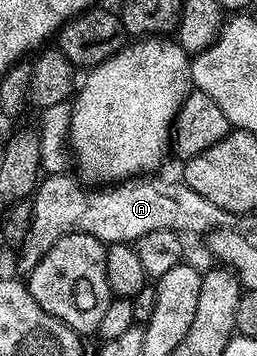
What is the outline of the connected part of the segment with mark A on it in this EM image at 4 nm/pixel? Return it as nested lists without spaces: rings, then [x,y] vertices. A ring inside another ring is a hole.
[[[72,172],[63,174],[49,174],[41,177],[30,201],[32,203],[32,219],[30,220],[30,228],[26,232],[26,236],[20,242],[18,253],[20,255],[16,258],[17,275],[27,276],[32,273],[34,268],[38,268],[38,260],[42,260],[42,256],[46,256],[46,252],[50,252],[50,248],[54,248],[54,244],[58,244],[58,240],[62,240],[62,236],[67,234],[89,234],[94,236],[100,242],[111,244],[113,242],[126,242],[129,244],[135,243],[136,239],[146,236],[146,232],[158,232],[159,230],[175,230],[181,236],[189,236],[188,234],[204,234],[204,236],[211,235],[217,228],[232,228],[237,225],[238,218],[235,214],[227,214],[222,208],[218,208],[218,204],[210,204],[210,200],[206,200],[203,196],[198,196],[198,192],[194,192],[194,188],[185,186],[183,181],[176,180],[176,182],[163,182],[160,178],[152,178],[156,176],[137,176],[127,180],[116,180],[111,184],[100,184],[104,186],[83,186],[78,179],[75,178]]]

